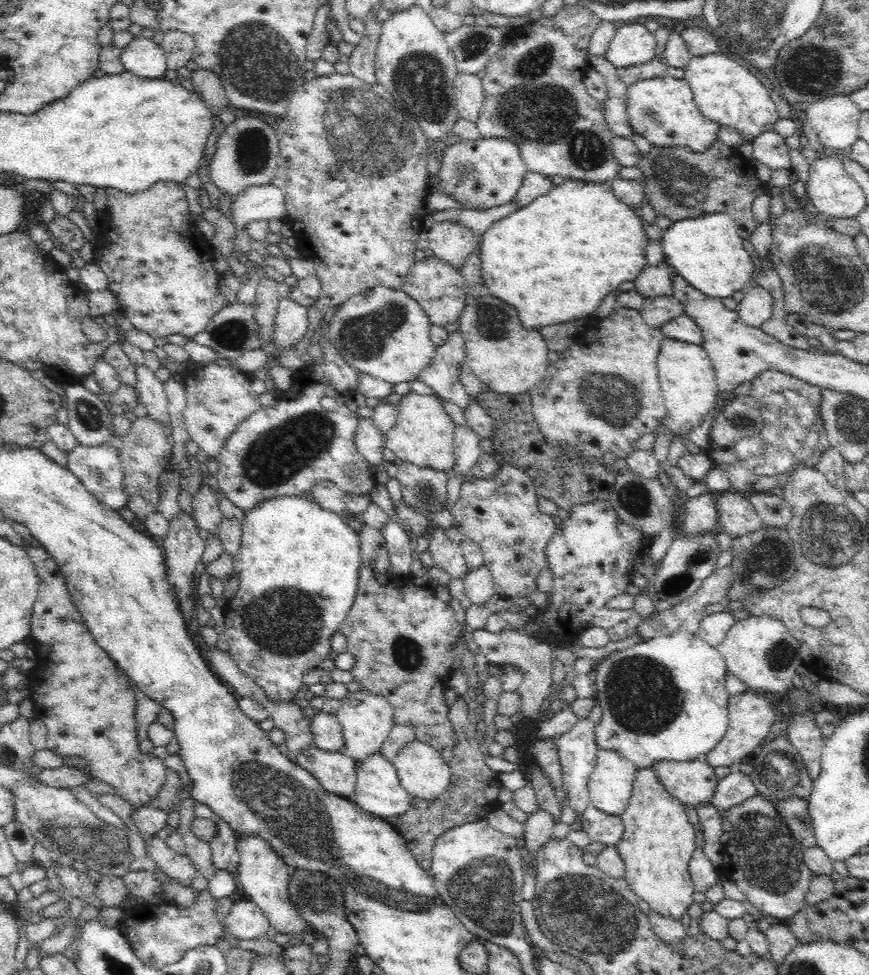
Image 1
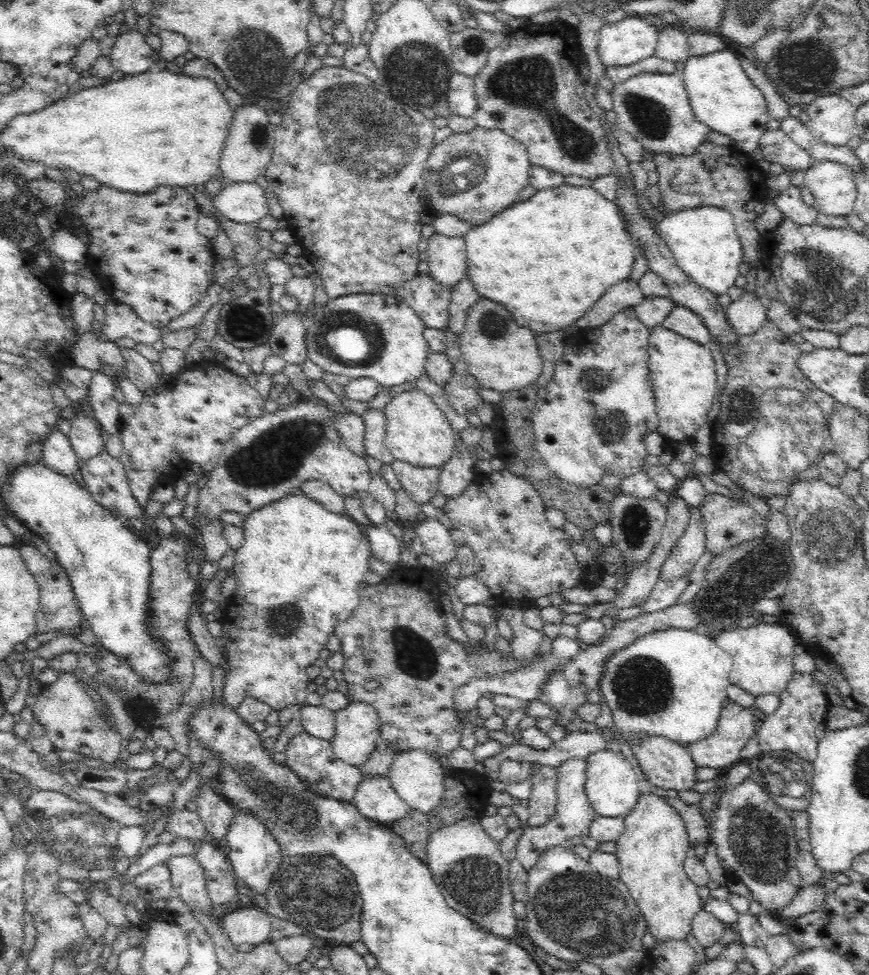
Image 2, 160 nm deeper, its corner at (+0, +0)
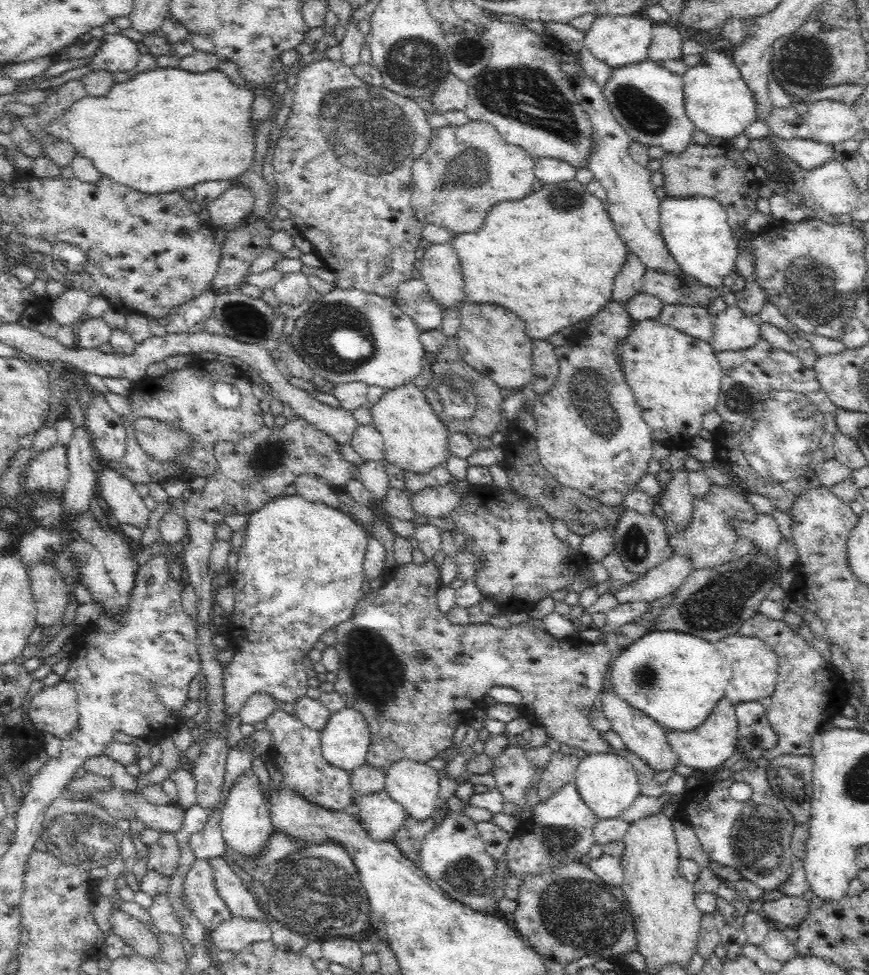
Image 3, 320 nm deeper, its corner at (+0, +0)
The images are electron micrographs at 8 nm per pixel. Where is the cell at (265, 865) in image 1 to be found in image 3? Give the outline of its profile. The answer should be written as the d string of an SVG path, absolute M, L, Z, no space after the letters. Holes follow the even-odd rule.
M246 770L240 775L228 791L221 807L220 826L225 843L245 859L267 848L269 837L275 829L271 821L269 800L263 793L258 776L252 770Z

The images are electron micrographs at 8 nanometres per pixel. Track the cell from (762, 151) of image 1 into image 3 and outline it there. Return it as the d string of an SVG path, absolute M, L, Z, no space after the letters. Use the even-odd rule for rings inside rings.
M772 136L772 139L773 145L782 154L789 156L807 171L834 159L833 145L816 142L812 138L786 140Z

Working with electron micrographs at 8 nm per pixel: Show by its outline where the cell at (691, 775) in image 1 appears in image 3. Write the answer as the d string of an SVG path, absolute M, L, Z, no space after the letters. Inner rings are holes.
M607 680L606 688L601 694L601 712L609 720L611 729L620 735L624 745L630 751L644 759L650 765L652 771L674 770L676 764L678 764L678 760L677 756L670 749L670 746L668 746L667 739L665 738L665 729L656 723L654 719L648 717L648 715L644 715L644 712L638 711L638 709L628 704L628 701L616 695L616 691L613 689L613 686L607 684Z

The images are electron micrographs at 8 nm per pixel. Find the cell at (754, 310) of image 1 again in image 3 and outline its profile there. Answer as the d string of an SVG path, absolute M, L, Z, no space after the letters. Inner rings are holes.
M735 304L714 316L714 332L708 340L715 352L740 352L752 348L760 337L759 315L748 317Z

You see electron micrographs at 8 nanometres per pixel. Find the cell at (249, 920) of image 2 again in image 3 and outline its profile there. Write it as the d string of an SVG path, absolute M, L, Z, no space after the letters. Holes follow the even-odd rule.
M232 917L208 933L209 944L214 952L239 953L252 942L272 940L272 931L266 921L248 921Z

